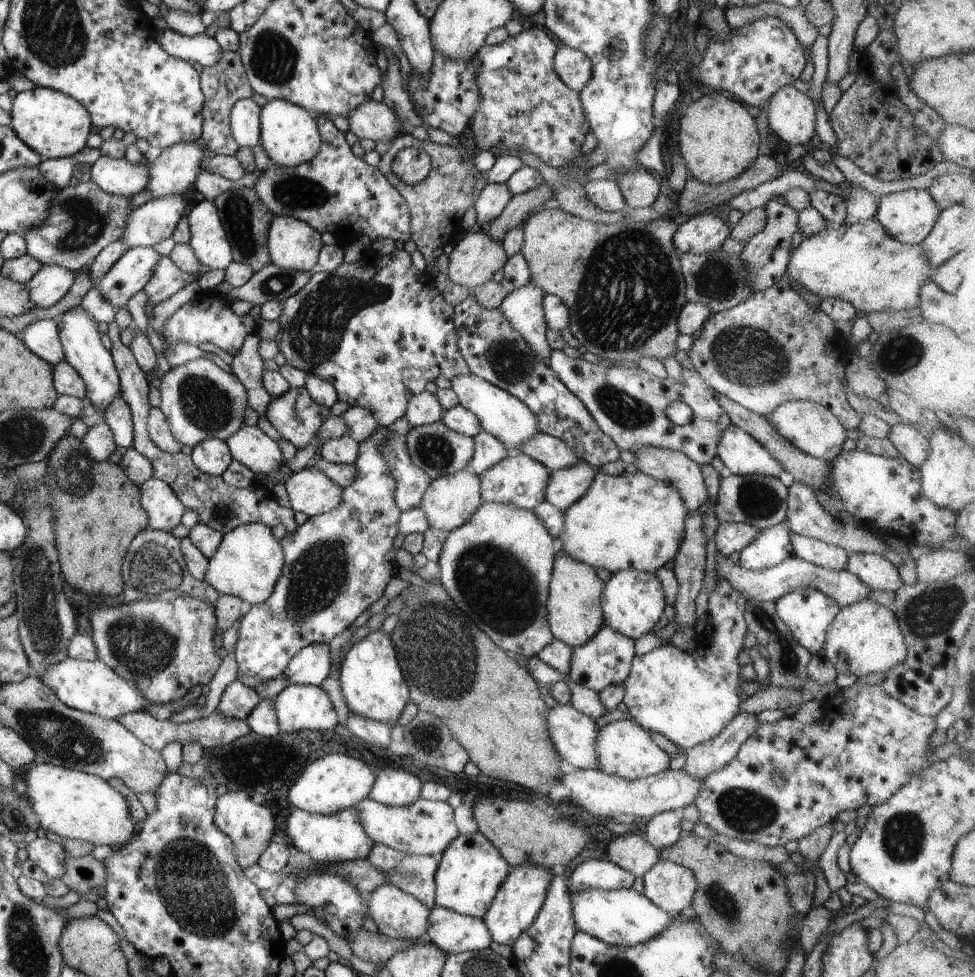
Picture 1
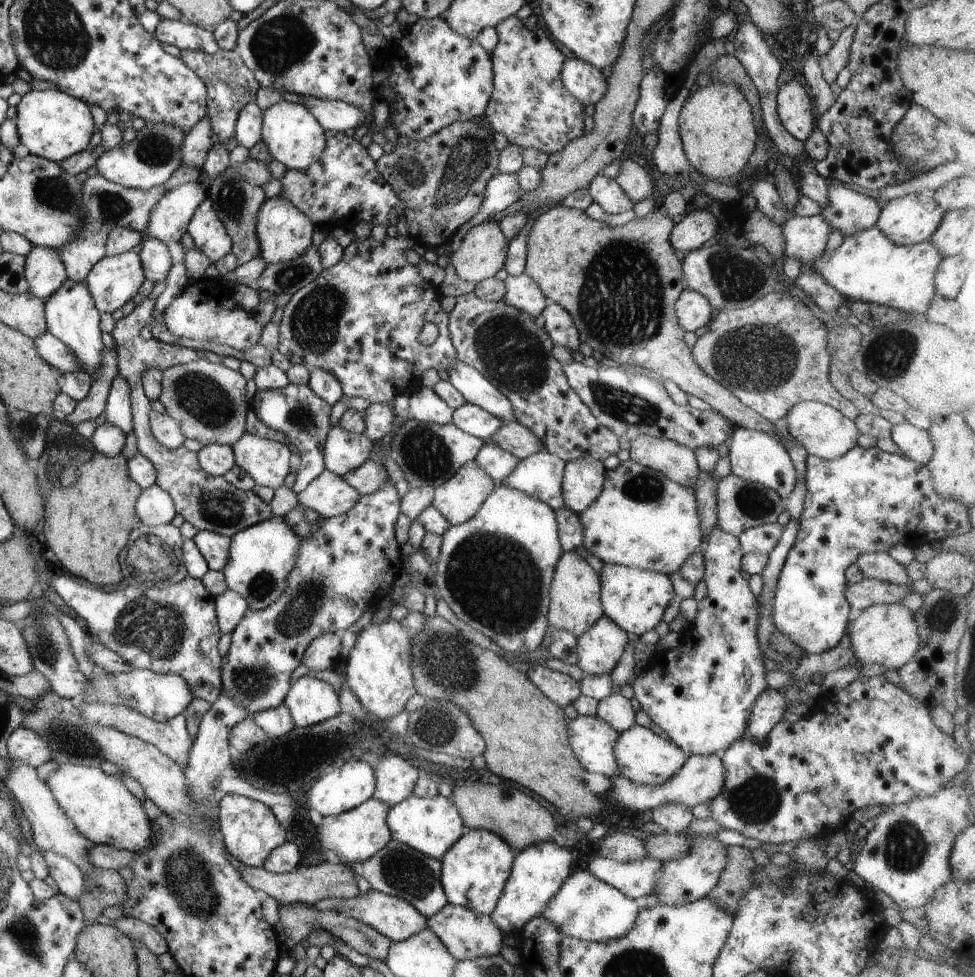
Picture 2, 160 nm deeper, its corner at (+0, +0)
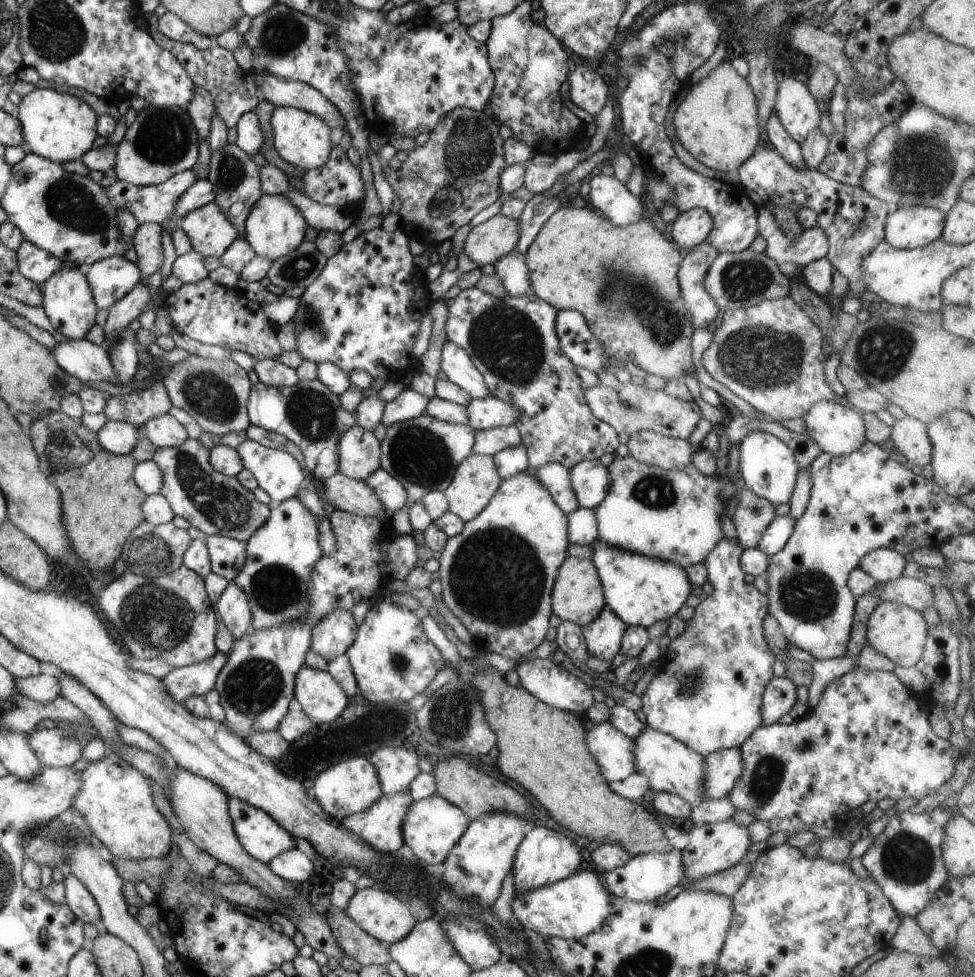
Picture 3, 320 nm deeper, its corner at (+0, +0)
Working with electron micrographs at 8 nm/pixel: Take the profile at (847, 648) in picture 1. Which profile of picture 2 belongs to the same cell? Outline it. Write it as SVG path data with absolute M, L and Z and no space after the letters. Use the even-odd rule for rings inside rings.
M900 603L872 605L859 611L859 615L855 617L855 620L851 620L849 623L847 631L852 641L855 660L860 661L864 665L879 664L880 666L885 666L887 669L894 668L894 670L898 670L913 659L914 654L916 654L920 646L920 635L913 612L907 606Z

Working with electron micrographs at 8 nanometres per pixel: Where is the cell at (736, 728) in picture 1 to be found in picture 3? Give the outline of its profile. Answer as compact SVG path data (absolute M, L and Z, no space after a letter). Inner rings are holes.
M786 676L770 679L762 695L763 725L778 723L796 704L796 687Z

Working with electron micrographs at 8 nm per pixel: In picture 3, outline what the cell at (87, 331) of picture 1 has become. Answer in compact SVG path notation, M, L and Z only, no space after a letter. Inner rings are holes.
M63 264L62 268L45 280L40 287L44 292L44 303L41 307L45 310L53 327L69 339L85 339L86 333L96 324L95 316L98 307L93 299L92 286L84 269L78 266L67 267Z

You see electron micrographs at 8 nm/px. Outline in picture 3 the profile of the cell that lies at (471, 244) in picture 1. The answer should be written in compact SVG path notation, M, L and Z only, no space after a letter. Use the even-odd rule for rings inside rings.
M498 213L485 222L468 230L463 252L478 267L492 264L517 247L521 235L519 218Z

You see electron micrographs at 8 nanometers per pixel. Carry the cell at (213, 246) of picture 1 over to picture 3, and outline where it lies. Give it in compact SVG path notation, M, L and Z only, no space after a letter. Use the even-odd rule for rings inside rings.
M214 202L186 213L179 222L191 247L205 257L218 257L239 236L239 230L226 213Z

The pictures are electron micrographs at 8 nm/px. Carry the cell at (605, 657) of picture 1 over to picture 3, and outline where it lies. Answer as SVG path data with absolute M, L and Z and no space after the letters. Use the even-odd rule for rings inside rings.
M607 606L590 624L581 627L589 656L613 660L621 652L621 640L627 624Z

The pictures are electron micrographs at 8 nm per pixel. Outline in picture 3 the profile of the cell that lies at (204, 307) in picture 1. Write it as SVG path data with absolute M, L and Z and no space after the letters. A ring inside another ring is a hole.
M209 277L183 284L175 292L167 293L162 307L168 312L174 329L202 344L214 344L231 351L241 350L258 361L275 359L282 354L276 326L266 316L261 303L251 301L238 289L214 283Z

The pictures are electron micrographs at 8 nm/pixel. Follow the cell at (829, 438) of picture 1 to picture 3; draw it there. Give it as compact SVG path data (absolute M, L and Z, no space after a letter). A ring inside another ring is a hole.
M833 400L814 404L802 419L806 433L824 453L849 455L867 441L862 413Z

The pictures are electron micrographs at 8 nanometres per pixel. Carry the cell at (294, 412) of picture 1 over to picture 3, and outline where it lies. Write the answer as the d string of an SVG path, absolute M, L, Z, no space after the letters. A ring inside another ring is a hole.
M317 378L313 381L299 380L294 386L284 388L269 387L260 382L254 384L251 386L247 402L247 413L252 425L285 436L293 450L299 454L301 463L306 466L314 479L328 478L339 472L339 440L347 429L357 424L355 411L349 412L341 406L340 397Z

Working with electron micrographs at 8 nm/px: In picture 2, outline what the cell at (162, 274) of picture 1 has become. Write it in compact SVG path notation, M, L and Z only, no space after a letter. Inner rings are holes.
M142 235L142 250L139 256L144 265L145 277L152 282L162 282L169 276L173 266L173 255L163 240Z

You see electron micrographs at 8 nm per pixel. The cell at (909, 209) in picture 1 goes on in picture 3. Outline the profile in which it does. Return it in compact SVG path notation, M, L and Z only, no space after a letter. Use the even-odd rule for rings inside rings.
M903 205L889 214L885 241L897 249L925 247L941 238L945 214L924 205Z

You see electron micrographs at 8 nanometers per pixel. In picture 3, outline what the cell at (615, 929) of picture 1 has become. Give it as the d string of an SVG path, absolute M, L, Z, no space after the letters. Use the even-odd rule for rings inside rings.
M576 871L572 876L559 880L554 884L530 889L523 893L515 892L510 906L512 906L514 916L523 928L542 934L544 940L552 937L559 939L578 939L599 929L604 921L607 922L607 916L610 916L611 913L609 894L608 888L600 882L596 872Z

